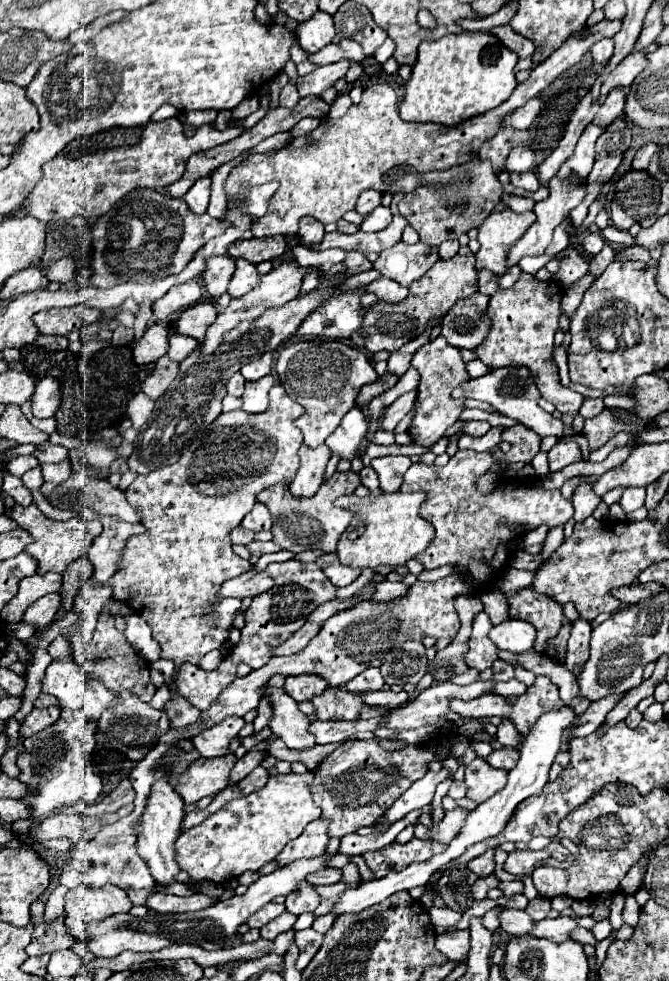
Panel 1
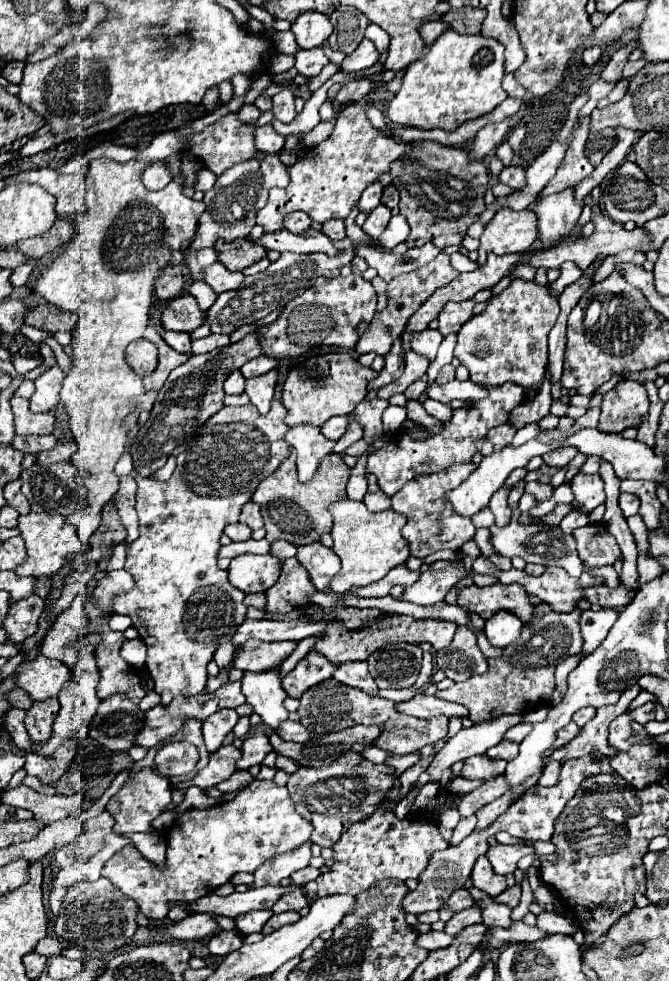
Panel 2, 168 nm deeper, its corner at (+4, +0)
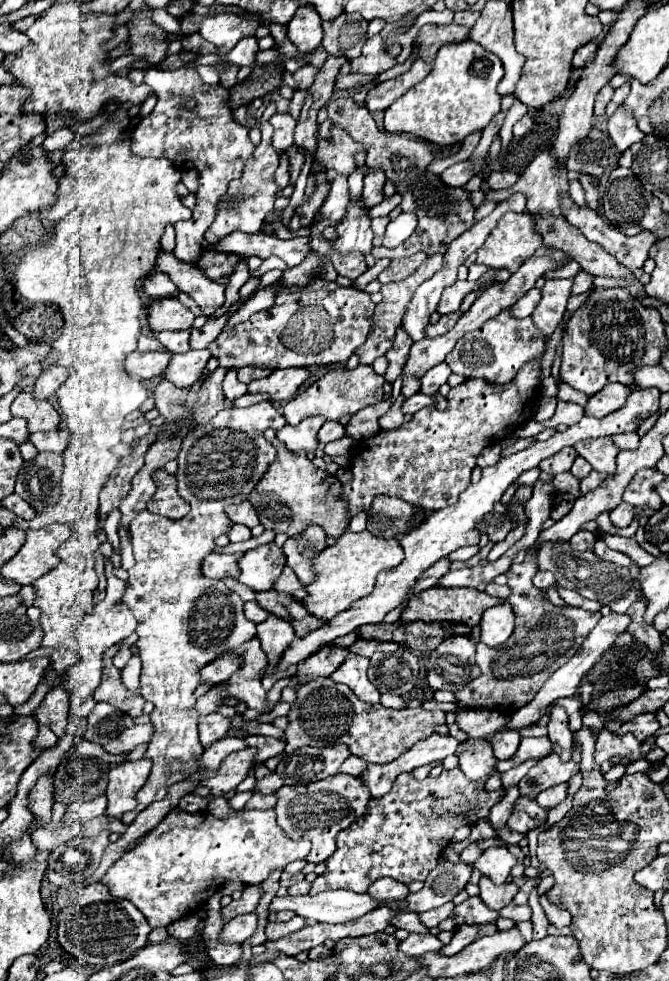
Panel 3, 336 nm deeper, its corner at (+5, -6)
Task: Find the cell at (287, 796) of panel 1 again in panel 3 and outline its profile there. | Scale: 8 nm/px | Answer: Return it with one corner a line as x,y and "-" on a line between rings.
179,808
171,810
165,820
151,830
143,842
139,842
133,850
129,850
121,860
117,860
107,874
103,876
103,884
115,898
125,898
133,902
143,916
147,918
151,928
169,926
181,916
195,912
201,904
217,890
219,884
229,880
239,880
243,884
263,882
273,870
283,870
293,860
303,860
311,850
311,842
307,840
289,840
283,830
275,822
275,810
239,810
235,816
219,820
209,812
189,814

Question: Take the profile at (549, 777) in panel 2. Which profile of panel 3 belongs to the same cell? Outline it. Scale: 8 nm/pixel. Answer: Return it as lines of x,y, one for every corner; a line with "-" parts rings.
561,784
561,786
553,786
549,790
545,790
543,794
539,794
535,800
541,808
549,810
553,806
557,806
559,802
563,802
567,798
567,784

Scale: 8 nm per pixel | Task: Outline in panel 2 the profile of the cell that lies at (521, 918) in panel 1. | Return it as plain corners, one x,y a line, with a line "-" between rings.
492,898
484,900
484,902
478,902
478,906
482,906
482,918
484,918
484,924
490,926
490,928
510,928
512,920
510,920
510,908
504,906
504,904
496,904

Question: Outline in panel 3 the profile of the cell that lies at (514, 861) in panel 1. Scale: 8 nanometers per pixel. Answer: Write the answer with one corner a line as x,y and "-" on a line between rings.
493,846
493,848
487,848
473,866
483,876
491,878
495,884
503,884
509,878
509,872
515,864
517,864
515,856
505,846

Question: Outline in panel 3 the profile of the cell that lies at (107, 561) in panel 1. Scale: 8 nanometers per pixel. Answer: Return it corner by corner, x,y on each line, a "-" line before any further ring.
109,559
105,562
109,562
111,570
107,574
105,570
105,577
107,579
107,596
95,606
93,614
89,614
83,622
83,628
81,628
81,638
79,638
79,652
81,652
81,660
69,670
69,682
63,686
65,690
69,690
71,694
81,694
81,696
89,696
95,692
95,688
99,686
99,680
101,680
101,654
121,642
123,638
127,638
129,634
135,632
135,616
131,614
131,610
125,606
125,602
121,600
125,588
127,588
127,582
119,580
113,573
113,564

